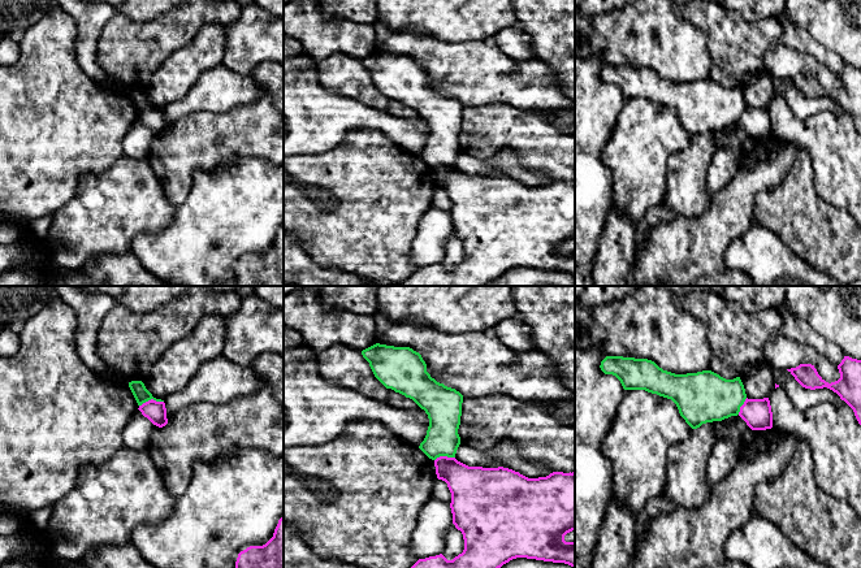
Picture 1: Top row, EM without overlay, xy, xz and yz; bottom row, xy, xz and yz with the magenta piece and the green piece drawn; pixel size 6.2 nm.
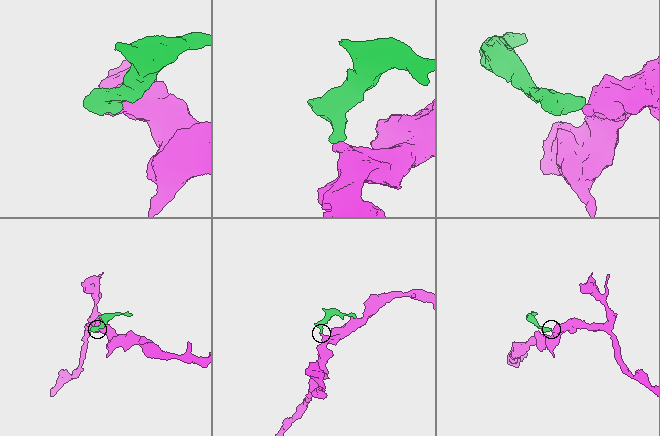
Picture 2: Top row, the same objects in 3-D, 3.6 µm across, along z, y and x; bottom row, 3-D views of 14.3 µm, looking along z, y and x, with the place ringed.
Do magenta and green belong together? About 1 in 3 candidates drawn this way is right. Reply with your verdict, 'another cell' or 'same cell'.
another cell

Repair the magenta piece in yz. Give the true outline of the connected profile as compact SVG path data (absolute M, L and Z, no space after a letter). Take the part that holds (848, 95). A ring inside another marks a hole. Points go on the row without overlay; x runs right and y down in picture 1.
M844 65L838 78L840 87L831 92L826 91L812 73L800 73L787 79L805 97L827 96L836 101L853 118L861 134L861 69Z

